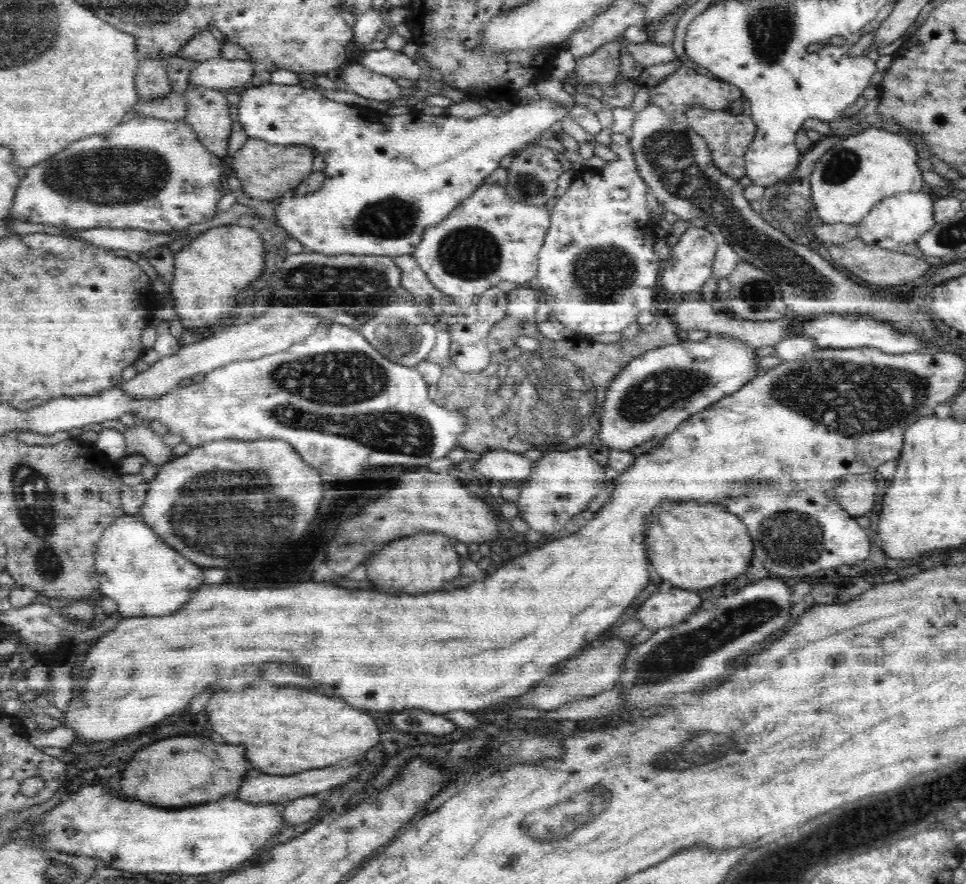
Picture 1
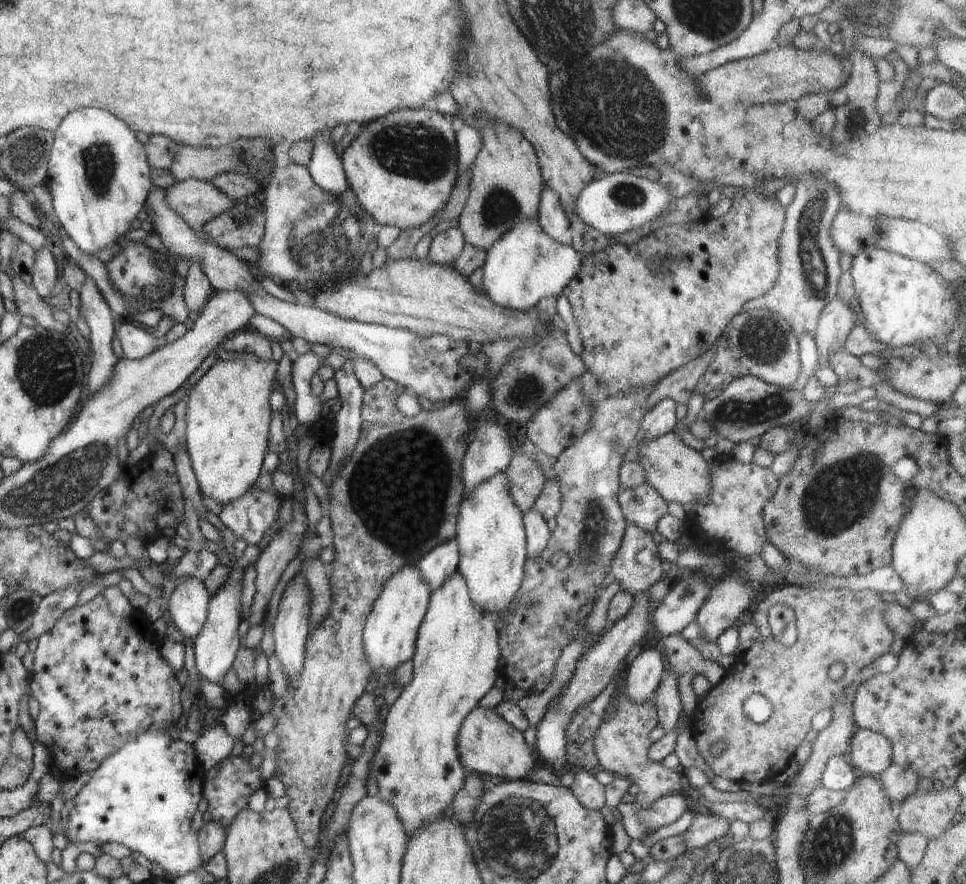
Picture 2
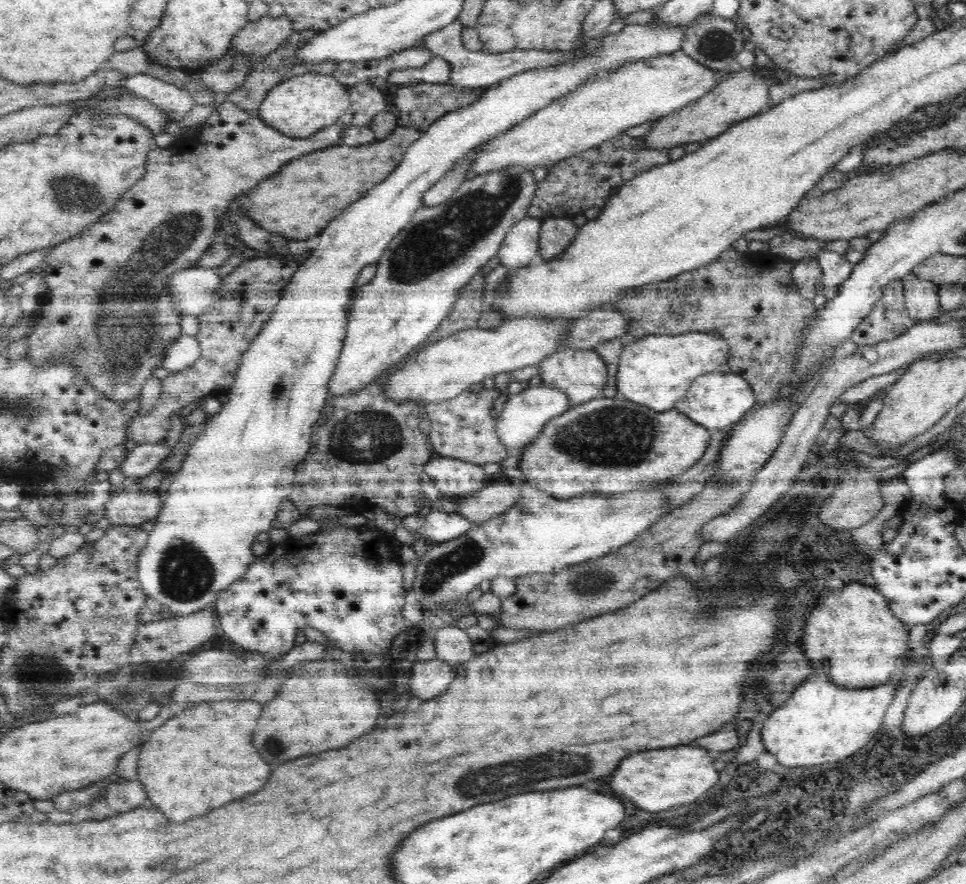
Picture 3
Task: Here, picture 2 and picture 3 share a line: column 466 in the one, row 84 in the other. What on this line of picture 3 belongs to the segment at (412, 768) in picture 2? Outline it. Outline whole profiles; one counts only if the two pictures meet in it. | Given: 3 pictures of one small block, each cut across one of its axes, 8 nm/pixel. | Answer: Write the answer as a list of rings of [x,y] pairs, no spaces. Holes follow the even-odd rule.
[[[682,49],[629,62],[614,73],[603,73],[594,80],[588,80],[572,94],[548,104],[514,128],[486,141],[473,158],[466,180],[512,166],[523,166],[532,171],[538,166],[550,169],[565,158],[624,133],[631,126],[673,113],[704,96],[728,74],[732,71],[712,71],[698,65]]]

